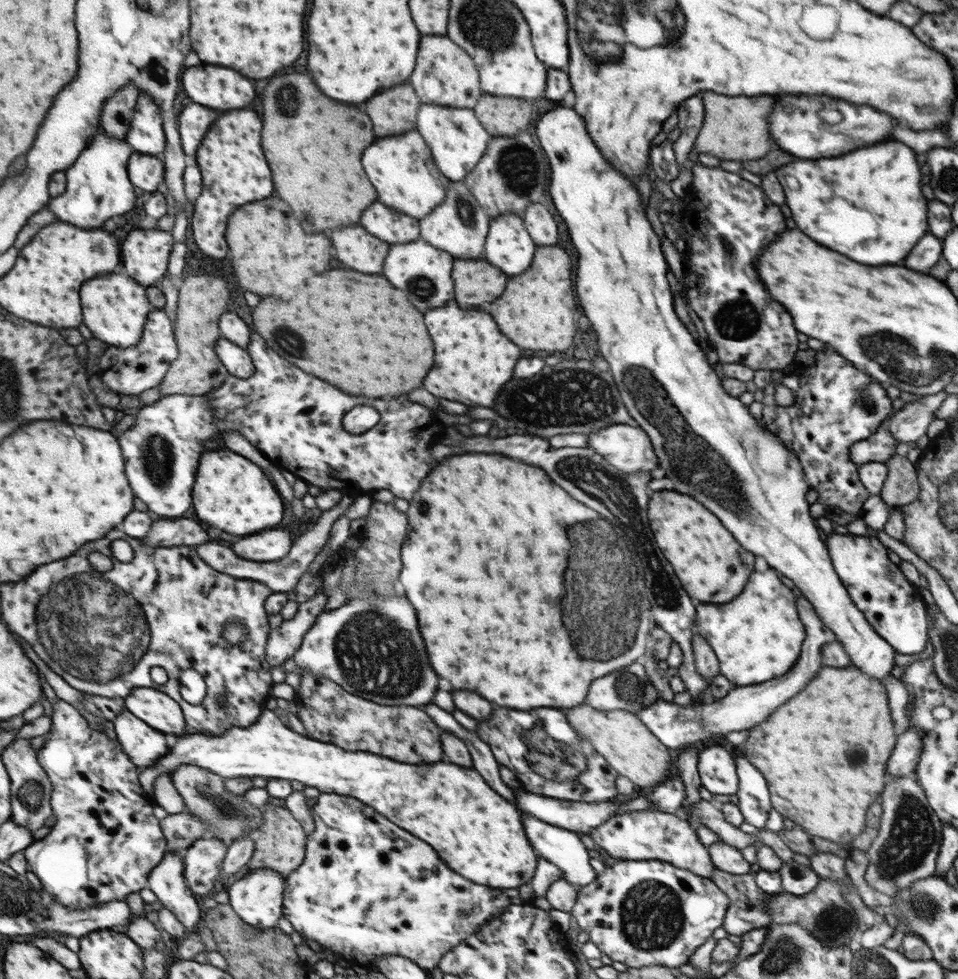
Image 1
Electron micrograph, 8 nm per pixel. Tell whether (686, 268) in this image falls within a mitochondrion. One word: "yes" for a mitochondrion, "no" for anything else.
no

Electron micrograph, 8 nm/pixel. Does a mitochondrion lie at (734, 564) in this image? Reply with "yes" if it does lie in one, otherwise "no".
yes

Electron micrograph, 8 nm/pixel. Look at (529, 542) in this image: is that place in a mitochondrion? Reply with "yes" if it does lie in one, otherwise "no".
no

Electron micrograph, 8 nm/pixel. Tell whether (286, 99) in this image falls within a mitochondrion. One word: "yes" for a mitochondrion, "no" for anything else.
yes

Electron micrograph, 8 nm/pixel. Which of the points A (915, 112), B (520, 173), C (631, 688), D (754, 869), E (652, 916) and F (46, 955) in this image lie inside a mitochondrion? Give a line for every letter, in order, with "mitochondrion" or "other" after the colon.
A: other
B: mitochondrion
C: mitochondrion
D: other
E: mitochondrion
F: other

